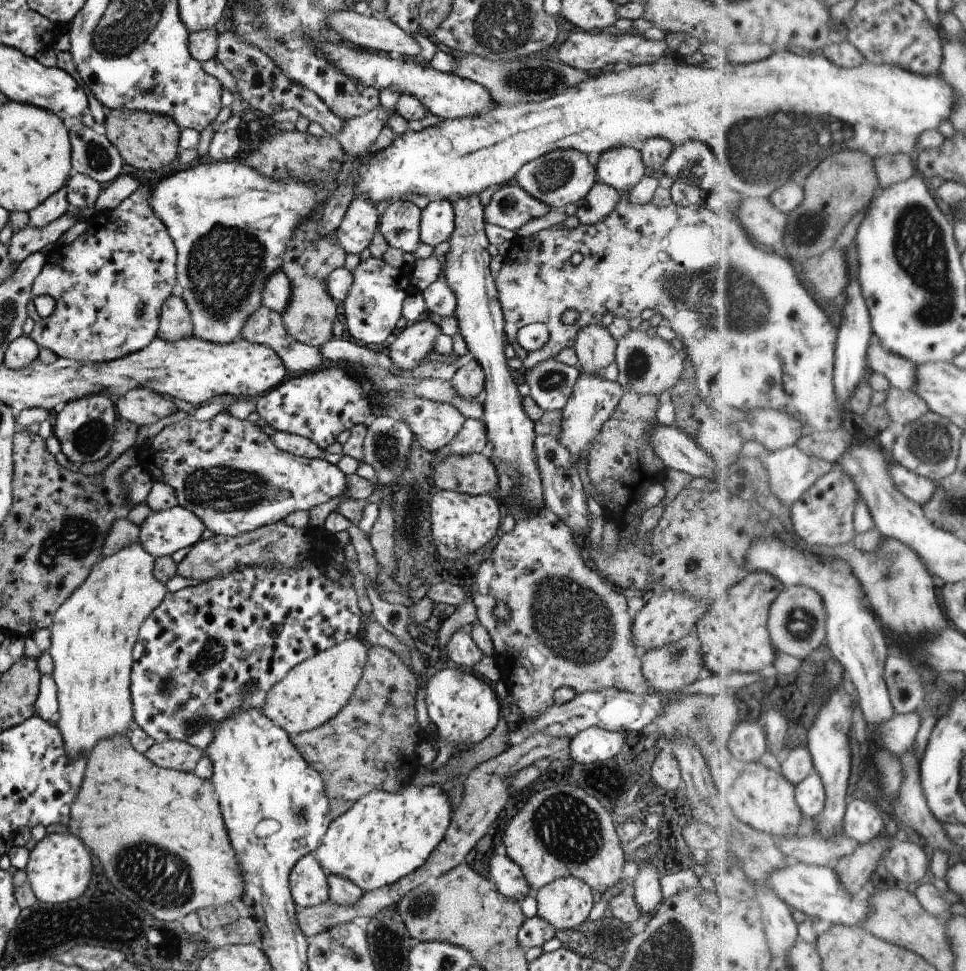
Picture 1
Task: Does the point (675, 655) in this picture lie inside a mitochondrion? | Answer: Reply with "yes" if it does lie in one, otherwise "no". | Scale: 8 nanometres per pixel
yes

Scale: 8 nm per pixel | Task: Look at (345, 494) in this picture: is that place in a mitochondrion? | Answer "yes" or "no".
no

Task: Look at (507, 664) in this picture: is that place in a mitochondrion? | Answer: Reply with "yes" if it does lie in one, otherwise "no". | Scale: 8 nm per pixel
no

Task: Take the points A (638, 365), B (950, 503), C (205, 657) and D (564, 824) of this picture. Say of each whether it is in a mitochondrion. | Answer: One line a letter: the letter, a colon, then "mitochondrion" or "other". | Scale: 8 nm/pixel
A: mitochondrion
B: mitochondrion
C: other
D: mitochondrion

